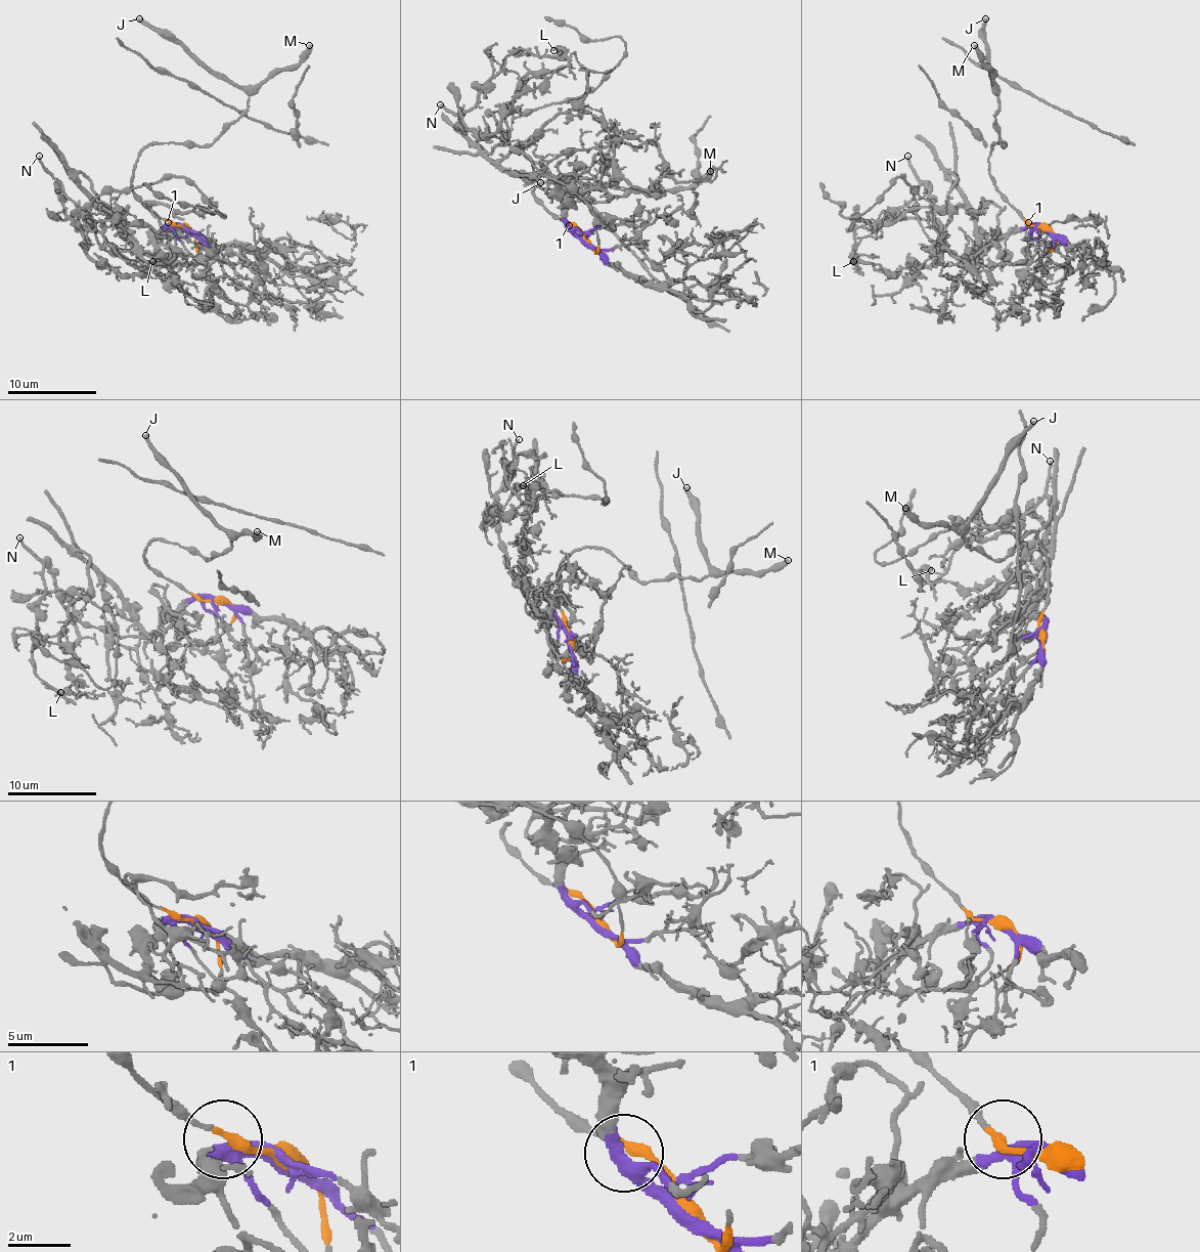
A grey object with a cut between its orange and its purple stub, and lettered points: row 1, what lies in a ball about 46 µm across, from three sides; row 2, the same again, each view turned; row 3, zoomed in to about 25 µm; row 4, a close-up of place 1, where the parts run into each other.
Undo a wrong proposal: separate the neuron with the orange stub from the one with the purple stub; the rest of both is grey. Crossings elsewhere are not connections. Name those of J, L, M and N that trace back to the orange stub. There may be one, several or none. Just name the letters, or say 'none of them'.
J, M

